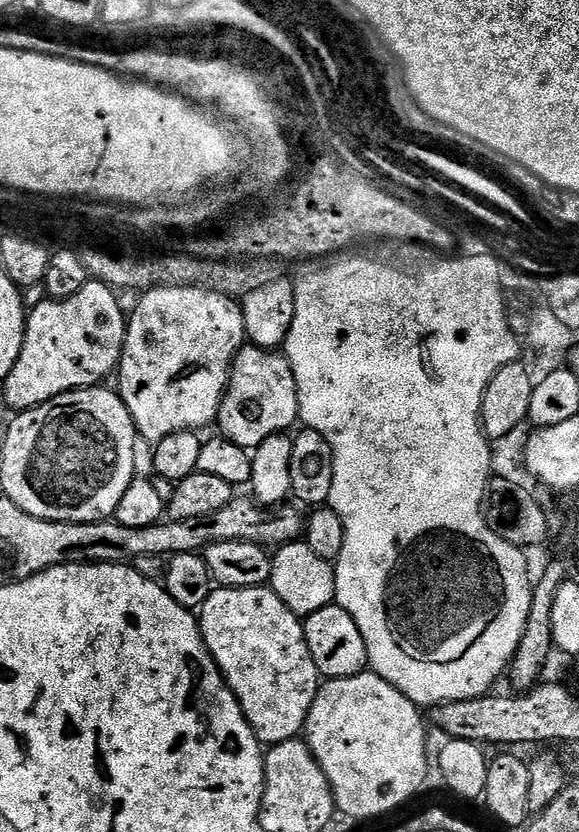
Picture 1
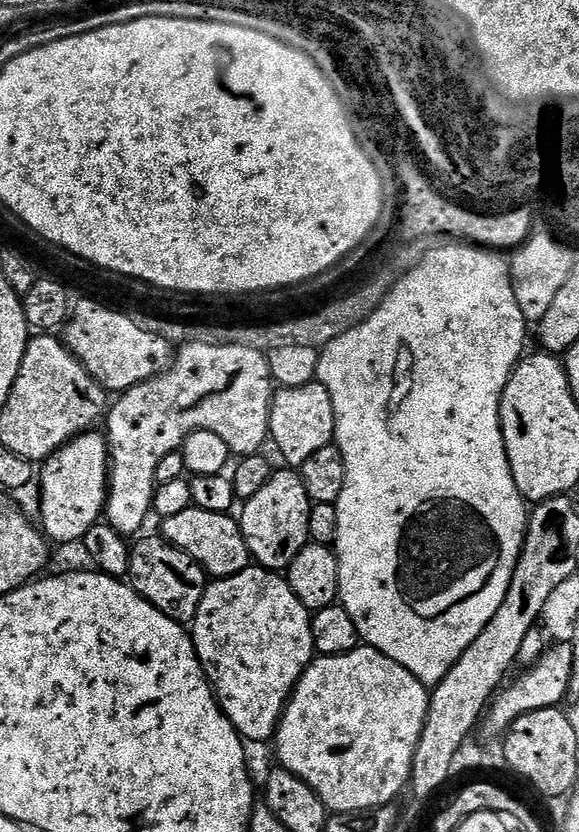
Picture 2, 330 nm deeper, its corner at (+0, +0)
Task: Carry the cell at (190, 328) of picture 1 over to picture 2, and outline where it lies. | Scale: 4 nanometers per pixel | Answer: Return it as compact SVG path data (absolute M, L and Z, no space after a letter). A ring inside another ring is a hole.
M203 342L181 343L178 351L175 353L172 365L160 373L152 380L143 380L140 384L136 384L129 388L127 392L119 397L120 400L116 405L109 407L106 412L106 420L109 420L108 428L106 427L106 439L108 441L108 450L110 453L110 471L108 473L108 502L106 505L106 520L114 531L119 532L125 538L132 538L137 535L136 531L147 522L148 516L153 515L152 499L156 493L156 475L158 474L158 462L162 462L162 458L166 458L166 454L178 452L184 445L184 440L190 434L194 434L198 430L210 430L214 434L218 434L218 438L222 438L222 442L226 442L226 446L230 446L233 457L243 458L246 456L257 455L261 451L260 448L265 443L269 443L268 435L268 419L270 418L270 410L272 409L272 397L274 395L274 381L270 374L270 366L268 365L267 355L258 349L251 349L242 345L220 345L212 346Z

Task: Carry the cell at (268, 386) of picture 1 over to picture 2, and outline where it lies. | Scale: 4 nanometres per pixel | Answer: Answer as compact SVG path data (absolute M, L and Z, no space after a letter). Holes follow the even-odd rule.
M319 382L297 388L280 388L272 397L268 435L271 443L276 443L277 450L288 459L287 467L298 470L310 454L335 441L334 402L330 400L330 390Z

